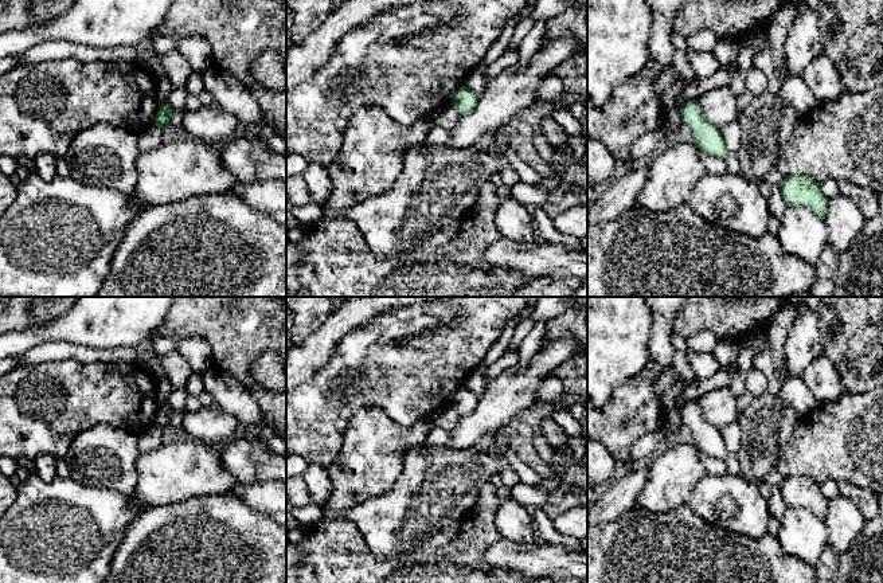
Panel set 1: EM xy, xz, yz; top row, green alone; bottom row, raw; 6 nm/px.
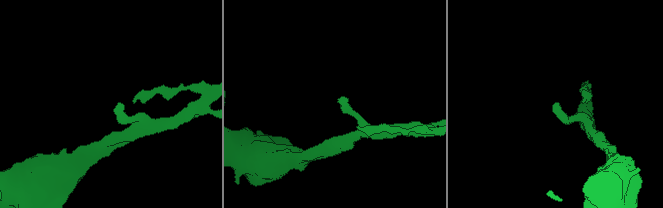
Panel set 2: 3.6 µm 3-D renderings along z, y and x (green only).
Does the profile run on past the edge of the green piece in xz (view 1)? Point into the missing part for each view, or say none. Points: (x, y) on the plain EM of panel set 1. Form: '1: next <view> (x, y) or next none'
1: next none

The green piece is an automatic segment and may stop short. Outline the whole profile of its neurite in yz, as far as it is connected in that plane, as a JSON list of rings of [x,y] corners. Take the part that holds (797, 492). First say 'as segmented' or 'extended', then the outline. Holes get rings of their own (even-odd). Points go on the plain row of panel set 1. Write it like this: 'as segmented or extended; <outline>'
as segmented; [[[808,476],[784,477],[780,493],[788,508],[805,508],[818,519],[825,520],[828,500],[816,480]]]

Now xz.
as segmented; [[[462,387],[453,395],[450,406],[458,412],[460,416],[464,416],[472,414],[477,403],[478,395],[469,391],[466,387]]]

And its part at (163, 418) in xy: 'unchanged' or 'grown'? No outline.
unchanged

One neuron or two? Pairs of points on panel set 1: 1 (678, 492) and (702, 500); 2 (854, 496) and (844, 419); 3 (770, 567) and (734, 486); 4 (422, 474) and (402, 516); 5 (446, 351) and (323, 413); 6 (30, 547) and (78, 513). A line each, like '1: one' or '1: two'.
1: two
2: two
3: two
4: one
5: one
6: one

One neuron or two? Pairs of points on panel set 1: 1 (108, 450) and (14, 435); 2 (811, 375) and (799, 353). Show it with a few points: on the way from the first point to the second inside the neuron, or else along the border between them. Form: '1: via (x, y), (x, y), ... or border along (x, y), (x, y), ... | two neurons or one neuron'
1: border along (94, 425), (78, 431), (73, 437), (62, 458) | two neurons
2: border along (823, 353), (800, 376) | two neurons

